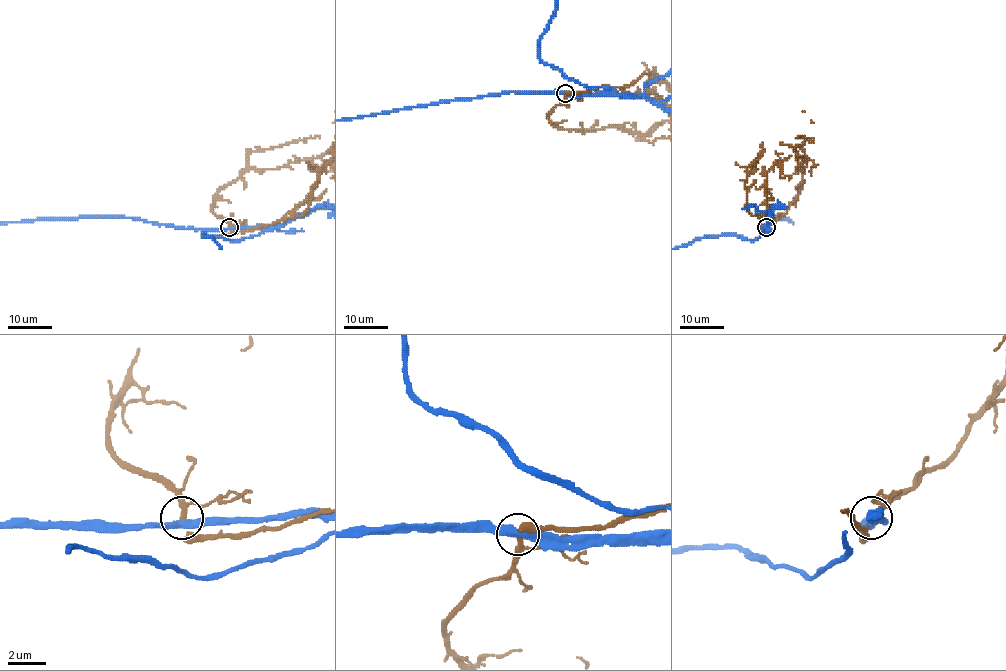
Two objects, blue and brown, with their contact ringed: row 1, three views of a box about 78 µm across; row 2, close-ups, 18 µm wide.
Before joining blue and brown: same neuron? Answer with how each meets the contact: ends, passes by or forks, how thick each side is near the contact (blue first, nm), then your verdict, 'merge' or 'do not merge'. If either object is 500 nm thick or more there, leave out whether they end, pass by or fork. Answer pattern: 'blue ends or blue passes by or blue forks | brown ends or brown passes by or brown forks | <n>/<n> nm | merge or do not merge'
blue passes by | brown forks | 400/160 nm | do not merge

